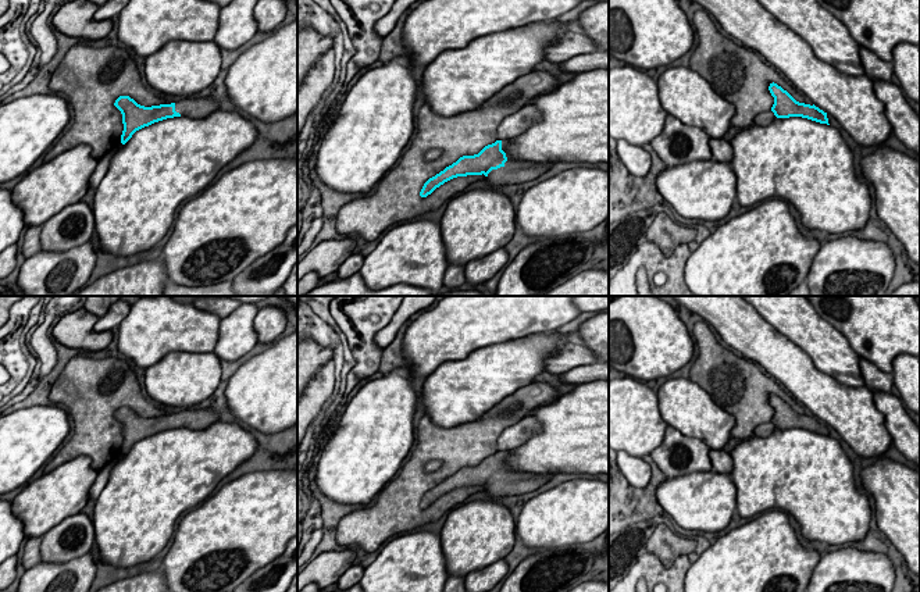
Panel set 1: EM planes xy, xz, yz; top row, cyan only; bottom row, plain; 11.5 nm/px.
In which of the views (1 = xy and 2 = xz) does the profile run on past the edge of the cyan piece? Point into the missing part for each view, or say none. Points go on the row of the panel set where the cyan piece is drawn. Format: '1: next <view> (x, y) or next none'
1: next xy (193, 107)
2: next xz (516, 171)

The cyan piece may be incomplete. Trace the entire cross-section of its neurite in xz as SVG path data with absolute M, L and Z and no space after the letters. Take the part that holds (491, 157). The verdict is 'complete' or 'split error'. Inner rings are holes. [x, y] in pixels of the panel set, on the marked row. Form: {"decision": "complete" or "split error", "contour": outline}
{"decision": "split error", "contour": "M510 139L496 140L485 146L478 154L460 157L456 163L429 178L424 183L420 196L427 197L436 188L457 176L484 174L485 181L489 183L488 188L496 189L503 185L534 181L553 168L555 164L532 164L531 161L507 157L503 150L509 143Z"}

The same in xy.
{"decision": "split error", "contour": "M120 96L114 106L122 114L121 143L125 145L136 131L154 122L174 117L204 118L218 108L218 101L210 97L185 97L171 104L145 107L129 96Z"}

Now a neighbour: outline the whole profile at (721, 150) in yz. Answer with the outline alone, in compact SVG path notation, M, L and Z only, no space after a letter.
M710 138L710 150L713 158L720 163L731 164L732 161L732 146L724 139Z

